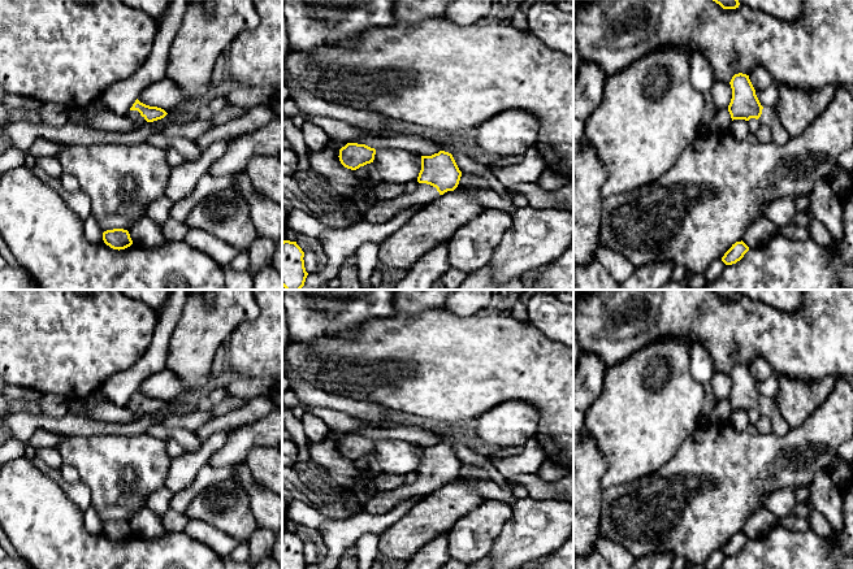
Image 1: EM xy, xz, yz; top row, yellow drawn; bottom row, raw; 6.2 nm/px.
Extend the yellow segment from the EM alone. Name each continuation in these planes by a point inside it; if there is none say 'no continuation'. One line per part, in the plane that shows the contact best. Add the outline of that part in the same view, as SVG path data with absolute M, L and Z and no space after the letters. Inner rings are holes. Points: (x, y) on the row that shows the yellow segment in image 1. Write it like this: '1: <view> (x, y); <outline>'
1: xz (382, 211); M419 183L419 187L412 194L400 194L390 200L377 200L364 213L364 221L369 223L384 223L411 205L426 205L440 196L436 187Z

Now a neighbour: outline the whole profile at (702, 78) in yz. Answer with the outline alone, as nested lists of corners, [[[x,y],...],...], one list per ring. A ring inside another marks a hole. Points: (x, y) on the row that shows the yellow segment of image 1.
[[[692,52],[689,56],[690,83],[701,94],[711,92],[715,77],[711,70],[709,58],[700,52]]]

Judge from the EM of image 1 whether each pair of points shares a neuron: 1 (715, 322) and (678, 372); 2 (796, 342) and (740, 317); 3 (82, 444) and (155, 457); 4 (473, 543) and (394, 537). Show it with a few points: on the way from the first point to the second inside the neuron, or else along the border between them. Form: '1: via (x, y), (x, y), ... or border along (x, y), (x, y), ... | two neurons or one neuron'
1: border along (658, 341), (680, 339), (688, 347) | two neurons
2: via (782, 338), (754, 329) | one neuron
3: via (100, 457), (137, 457) | one neuron
4: border along (468, 513), (463, 515), (446, 534) | two neurons

